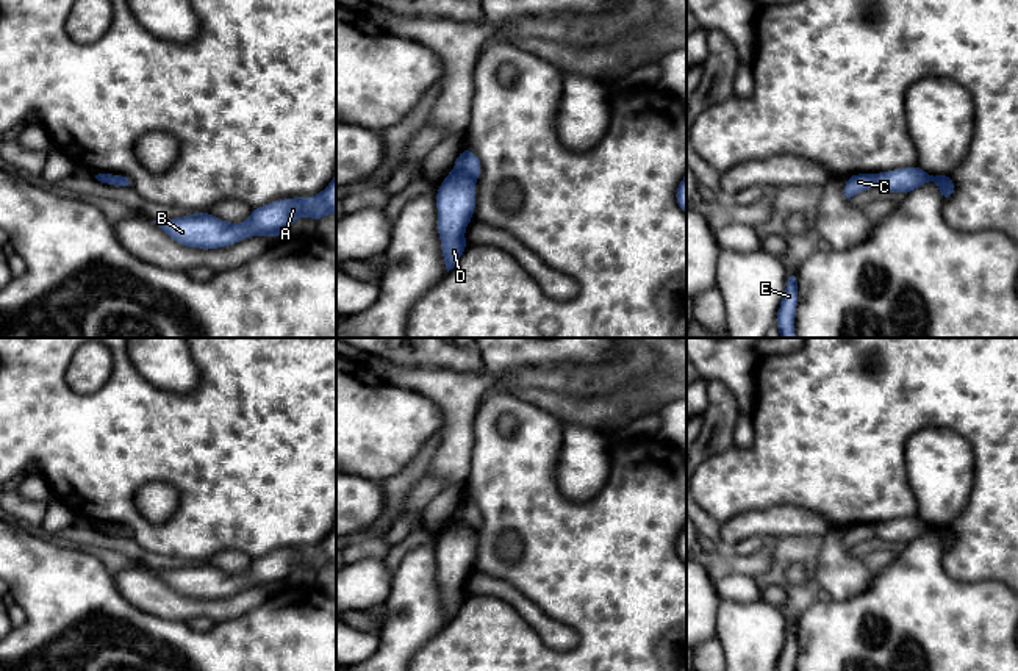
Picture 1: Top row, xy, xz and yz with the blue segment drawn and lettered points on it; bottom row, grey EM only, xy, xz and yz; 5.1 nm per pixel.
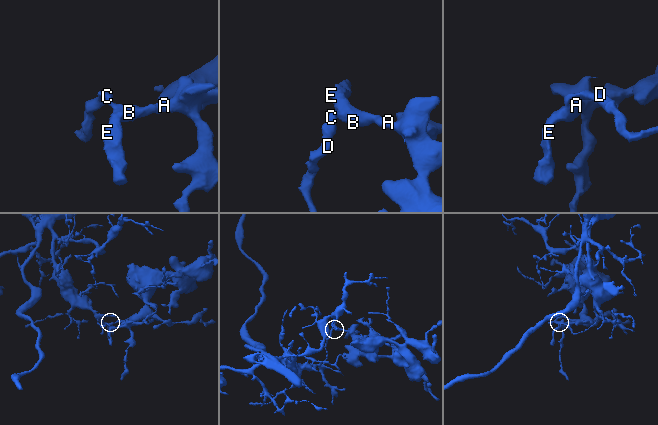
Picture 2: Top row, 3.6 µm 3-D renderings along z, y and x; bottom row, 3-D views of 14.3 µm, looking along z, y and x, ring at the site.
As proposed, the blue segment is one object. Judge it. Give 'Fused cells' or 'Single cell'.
Fused cells

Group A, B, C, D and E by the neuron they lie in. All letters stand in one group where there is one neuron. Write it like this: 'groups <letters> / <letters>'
groups A B C E / D

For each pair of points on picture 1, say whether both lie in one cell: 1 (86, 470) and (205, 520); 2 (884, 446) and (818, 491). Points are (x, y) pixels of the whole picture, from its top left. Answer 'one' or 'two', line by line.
1: one
2: one

